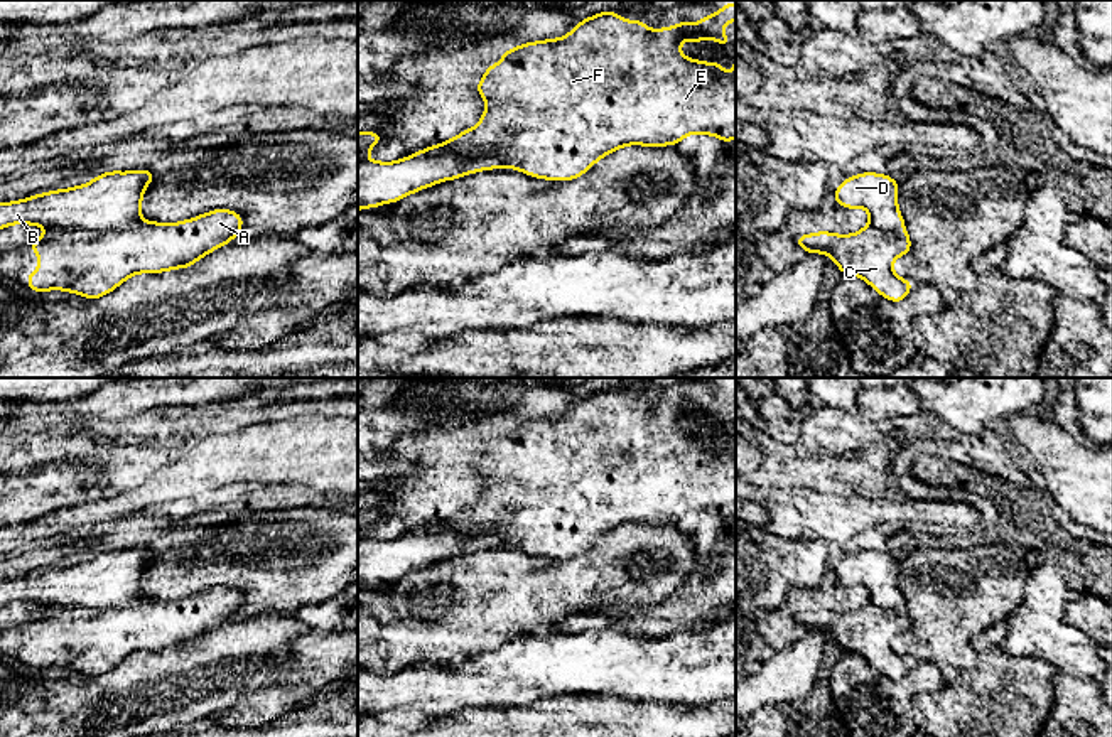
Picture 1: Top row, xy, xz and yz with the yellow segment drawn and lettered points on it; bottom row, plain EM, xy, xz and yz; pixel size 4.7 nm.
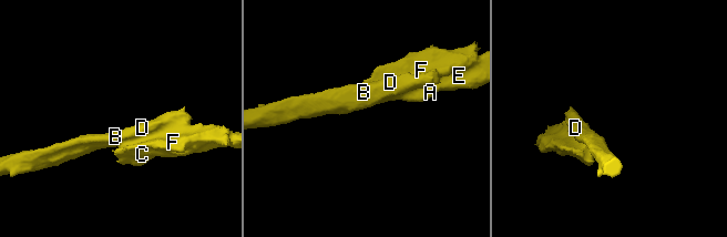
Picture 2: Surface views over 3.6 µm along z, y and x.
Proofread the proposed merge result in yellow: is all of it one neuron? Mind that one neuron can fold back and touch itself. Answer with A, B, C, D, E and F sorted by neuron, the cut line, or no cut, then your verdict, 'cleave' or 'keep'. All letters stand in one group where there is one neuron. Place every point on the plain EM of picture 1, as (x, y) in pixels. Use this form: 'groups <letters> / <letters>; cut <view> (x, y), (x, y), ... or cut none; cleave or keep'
groups A C E F / B D; cut xy (142, 599), (122, 606), (49, 607); cleave

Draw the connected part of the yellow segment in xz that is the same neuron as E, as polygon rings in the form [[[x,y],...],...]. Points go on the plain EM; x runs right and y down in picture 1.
[[[732,379],[699,400],[650,408],[643,398],[624,398],[611,388],[580,398],[565,415],[526,420],[505,428],[503,437],[489,444],[476,464],[486,479],[479,501],[418,531],[451,531],[476,538],[464,553],[489,546],[518,546],[537,557],[572,558],[599,536],[628,523],[677,523],[690,511],[714,513],[729,521],[736,516],[736,437],[732,452],[727,454],[719,440],[688,437],[678,427],[687,417],[695,422],[710,417],[727,425],[731,417],[721,406],[734,398]]]

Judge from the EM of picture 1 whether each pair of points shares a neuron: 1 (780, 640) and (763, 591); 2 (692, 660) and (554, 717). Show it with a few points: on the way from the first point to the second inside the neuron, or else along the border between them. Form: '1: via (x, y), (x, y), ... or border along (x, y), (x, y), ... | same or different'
1: via (777, 628), (777, 621), (766, 611), (766, 602) | same
2: border along (562, 697), (623, 697), (642, 702) | different

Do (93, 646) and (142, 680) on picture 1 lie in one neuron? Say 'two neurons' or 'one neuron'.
two neurons

